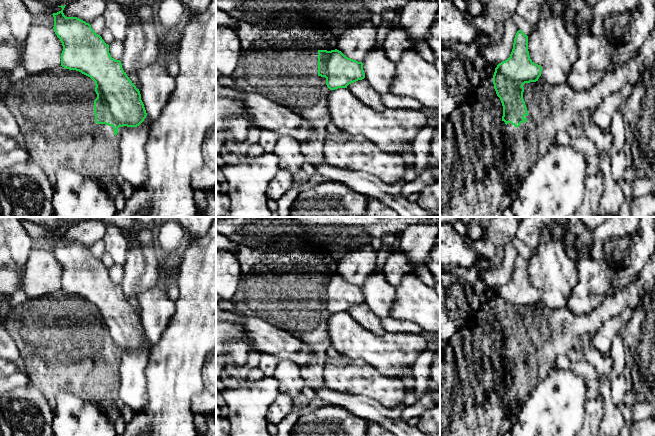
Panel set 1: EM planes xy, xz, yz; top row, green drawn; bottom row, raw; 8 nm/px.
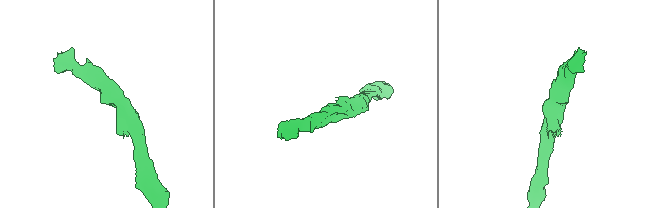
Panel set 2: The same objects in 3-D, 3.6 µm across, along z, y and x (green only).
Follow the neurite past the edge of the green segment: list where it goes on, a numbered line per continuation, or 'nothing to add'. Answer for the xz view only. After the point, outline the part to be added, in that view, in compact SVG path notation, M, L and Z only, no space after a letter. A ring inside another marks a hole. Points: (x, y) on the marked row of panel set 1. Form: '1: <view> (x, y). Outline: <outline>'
nothing to add

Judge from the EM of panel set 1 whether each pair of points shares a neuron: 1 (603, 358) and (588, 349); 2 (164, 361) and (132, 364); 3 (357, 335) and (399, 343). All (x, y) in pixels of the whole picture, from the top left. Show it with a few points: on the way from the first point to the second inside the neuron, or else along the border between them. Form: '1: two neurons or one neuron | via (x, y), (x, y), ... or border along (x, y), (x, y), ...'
1: one neuron | via (599, 358), (592, 353)
2: two neurons | border along (152, 345), (145, 369), (146, 385)
3: one neuron | via (367, 343), (389, 343)

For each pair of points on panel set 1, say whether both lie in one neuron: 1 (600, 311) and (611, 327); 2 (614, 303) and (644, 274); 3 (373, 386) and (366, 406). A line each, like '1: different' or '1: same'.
1: different
2: same
3: different

